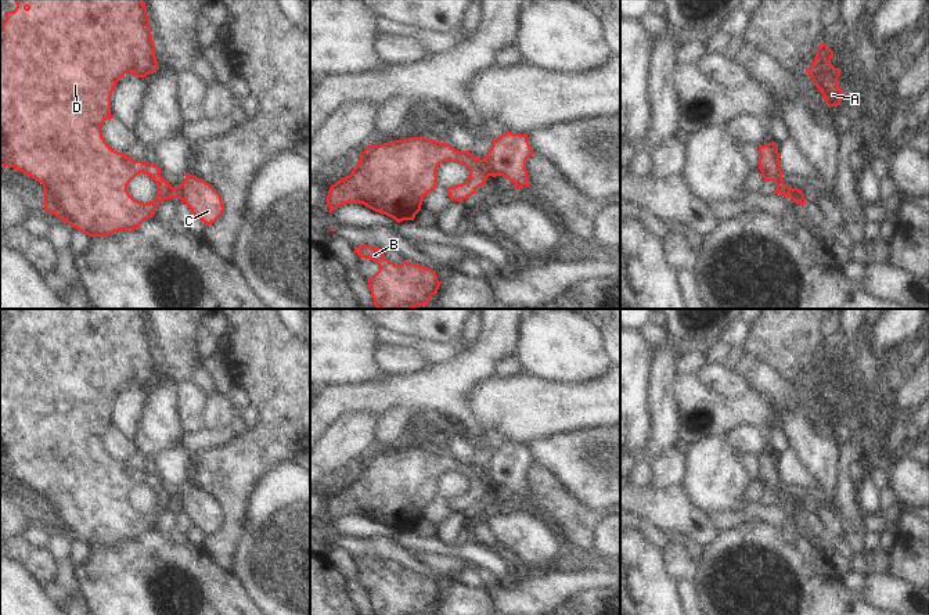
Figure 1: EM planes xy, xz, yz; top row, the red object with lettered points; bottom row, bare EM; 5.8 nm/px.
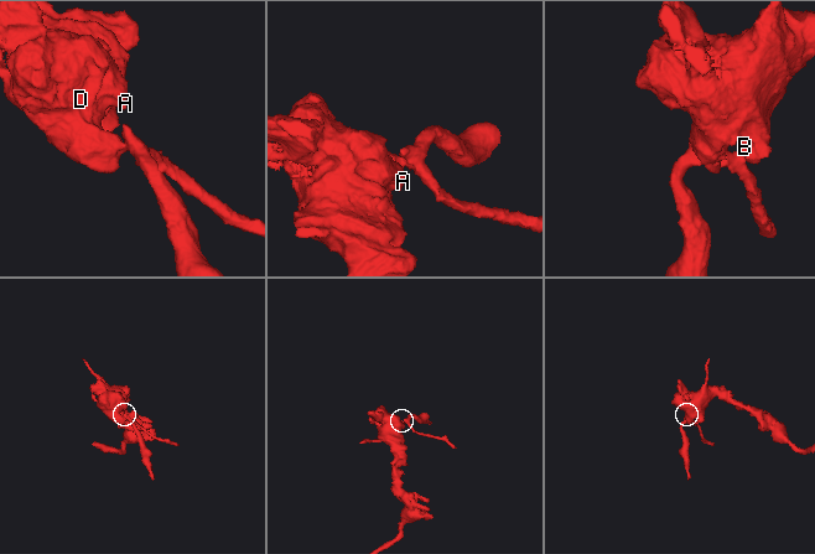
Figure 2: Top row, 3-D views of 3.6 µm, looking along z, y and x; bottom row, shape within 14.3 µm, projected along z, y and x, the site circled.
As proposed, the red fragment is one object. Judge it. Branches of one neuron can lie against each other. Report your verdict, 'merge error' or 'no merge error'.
merge error

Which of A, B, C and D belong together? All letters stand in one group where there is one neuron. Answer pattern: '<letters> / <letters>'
A B D / C

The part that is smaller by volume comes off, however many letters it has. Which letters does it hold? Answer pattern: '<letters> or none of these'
C

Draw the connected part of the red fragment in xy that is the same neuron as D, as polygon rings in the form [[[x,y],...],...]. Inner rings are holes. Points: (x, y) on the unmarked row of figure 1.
[[[12,309],[17,314],[14,321],[6,321],[6,330],[0,337],[0,476],[14,478],[24,485],[33,488],[43,494],[44,521],[58,526],[71,537],[87,544],[89,547],[109,547],[115,542],[134,540],[140,535],[154,528],[159,512],[174,507],[173,499],[162,486],[158,474],[136,471],[126,463],[112,460],[102,447],[101,436],[111,425],[112,402],[127,382],[137,388],[145,388],[154,384],[159,377],[155,367],[155,355],[151,345],[150,328],[144,309]],[[140,483],[150,486],[156,493],[156,507],[150,512],[141,512],[133,508],[129,501],[129,493]]]

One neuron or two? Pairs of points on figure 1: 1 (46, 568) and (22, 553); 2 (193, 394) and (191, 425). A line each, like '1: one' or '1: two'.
1: one
2: one

